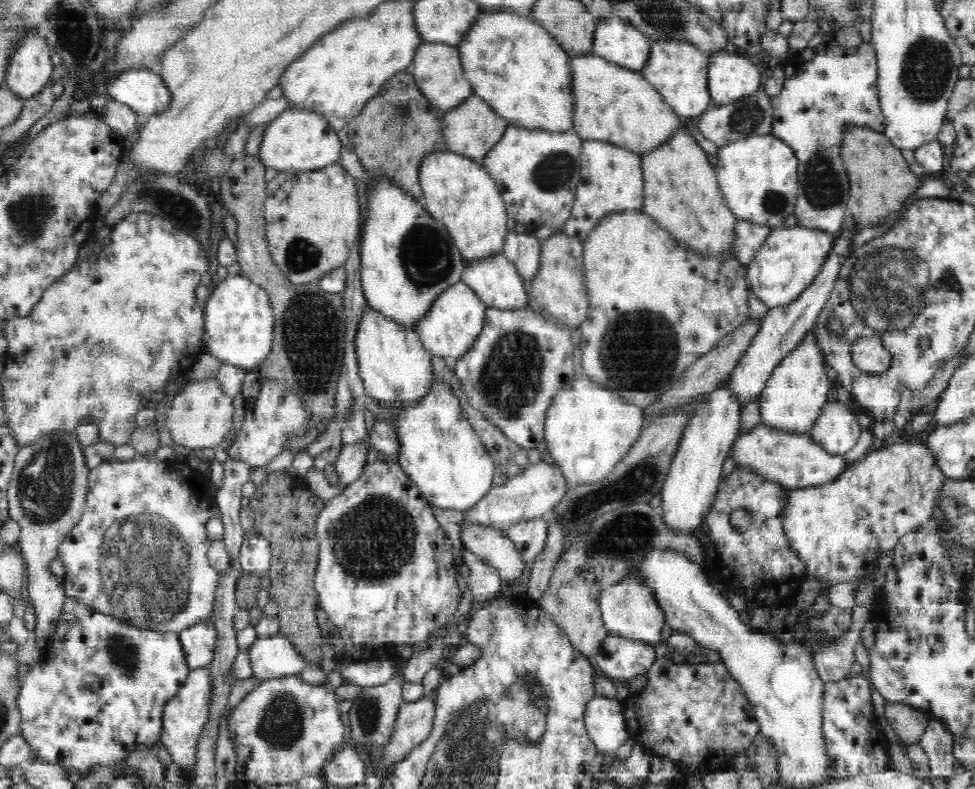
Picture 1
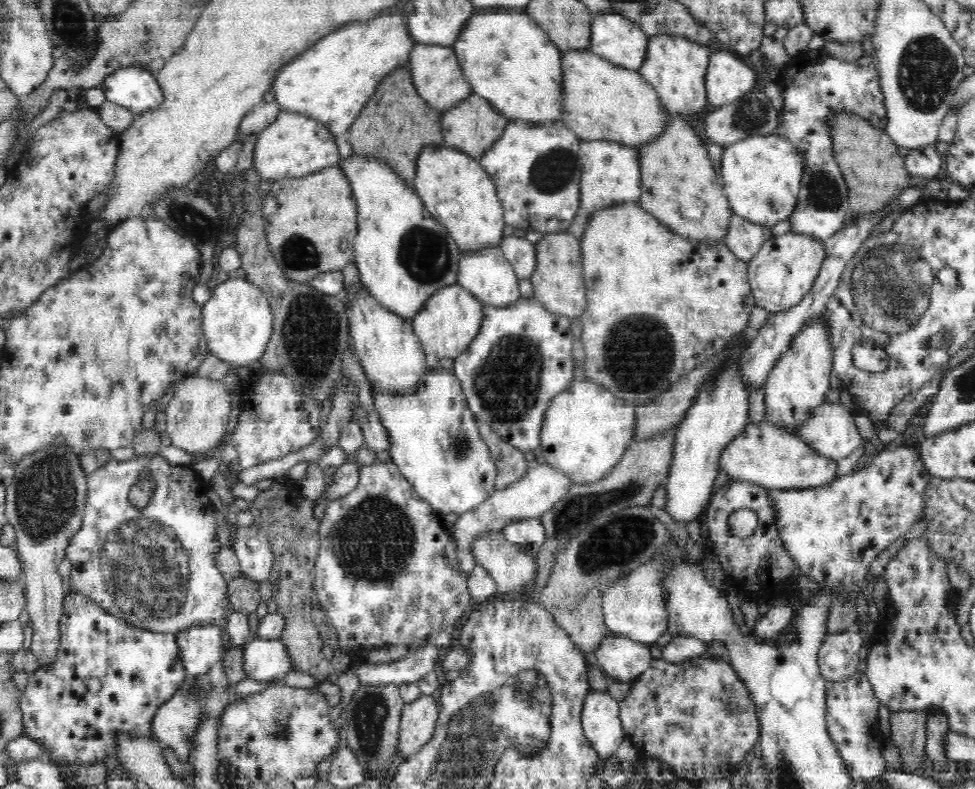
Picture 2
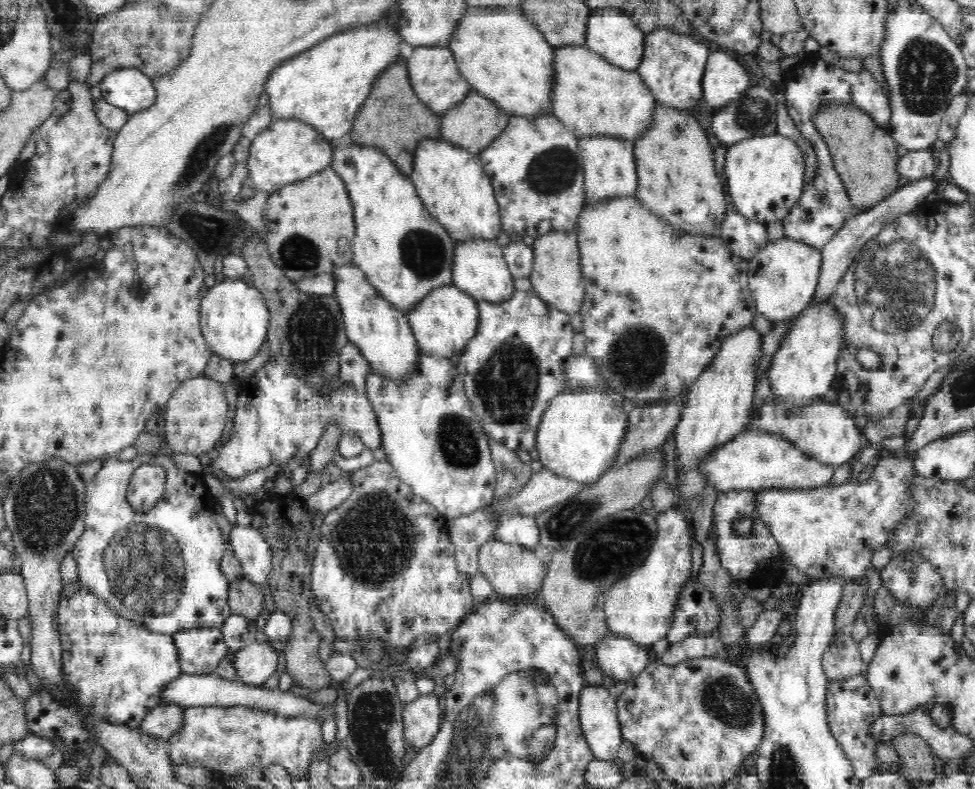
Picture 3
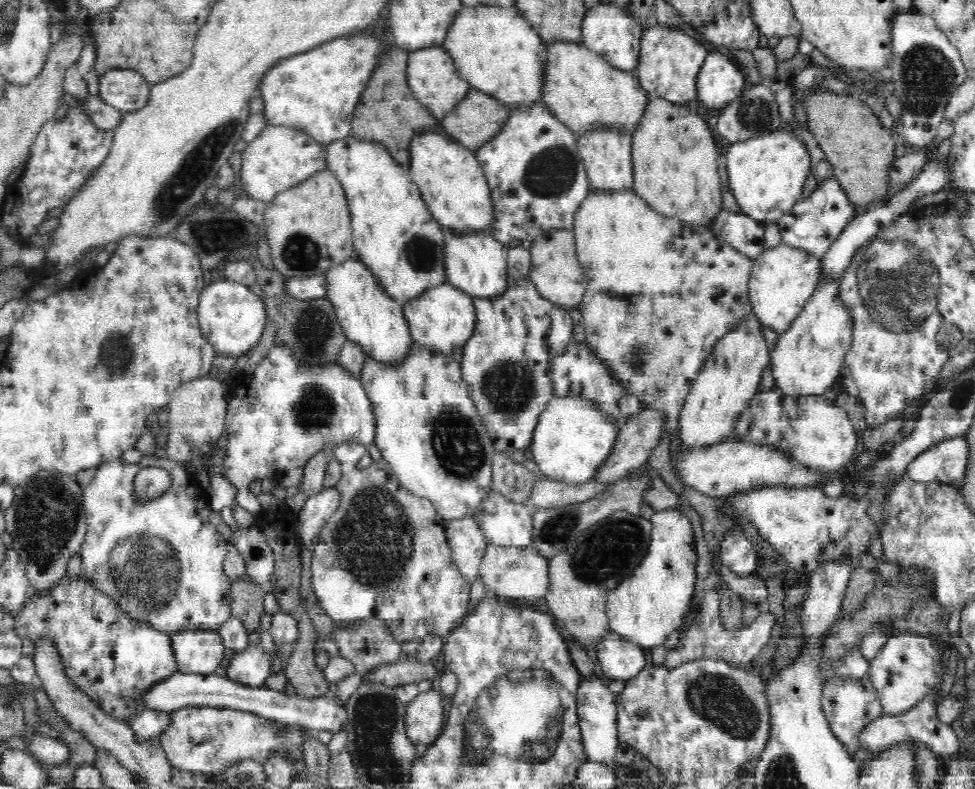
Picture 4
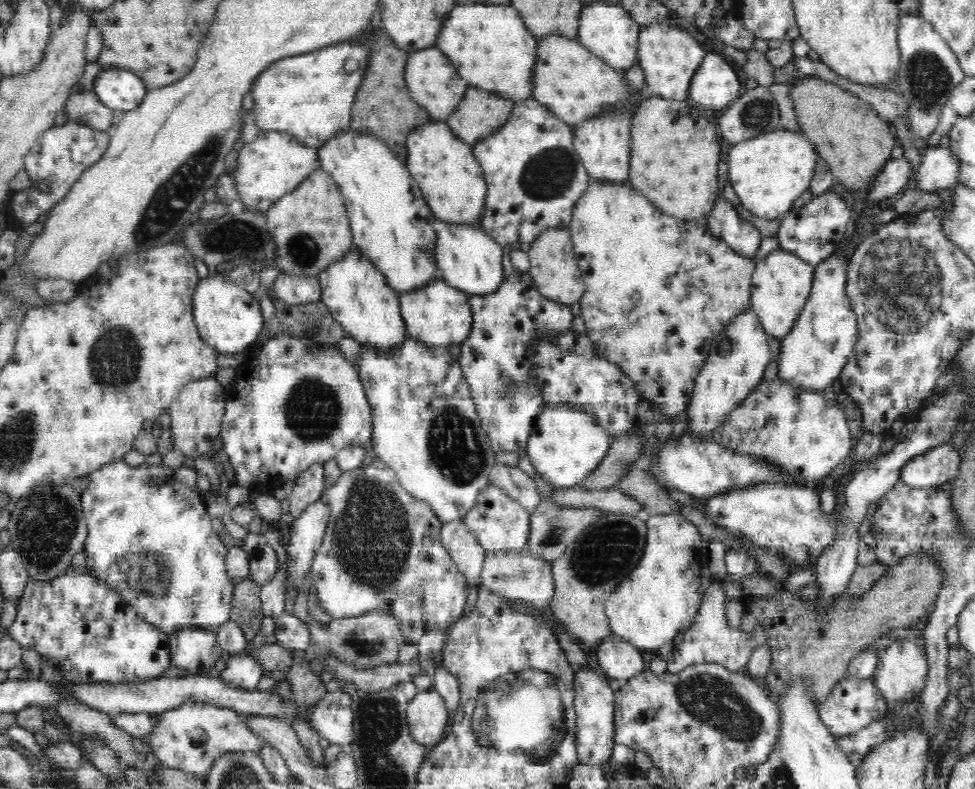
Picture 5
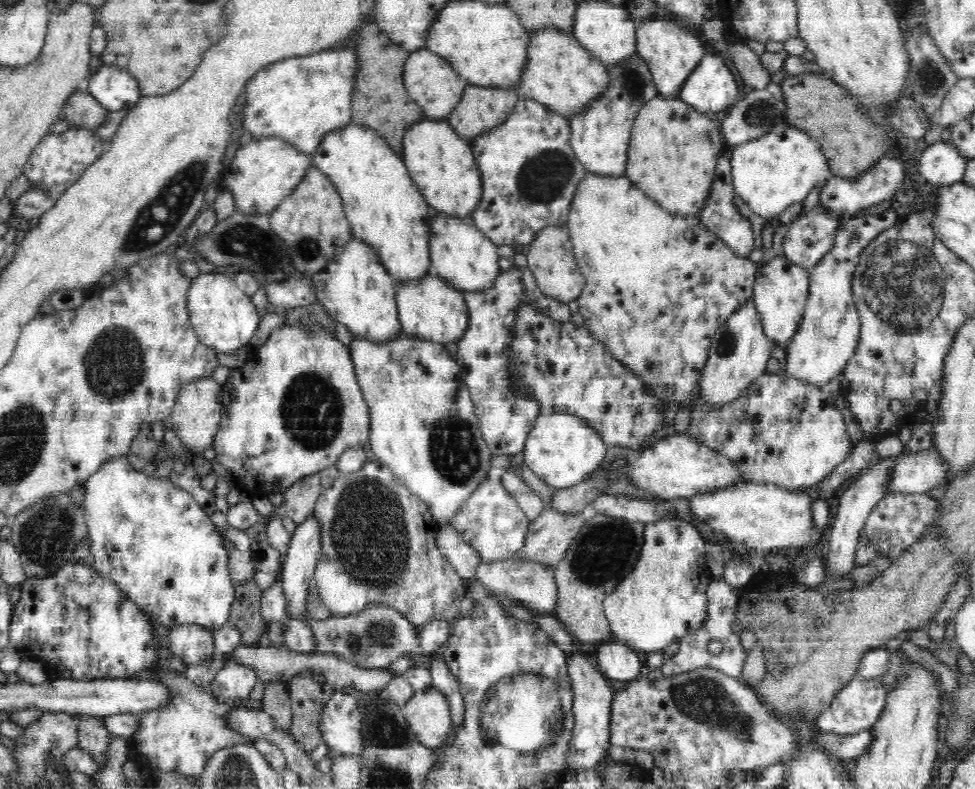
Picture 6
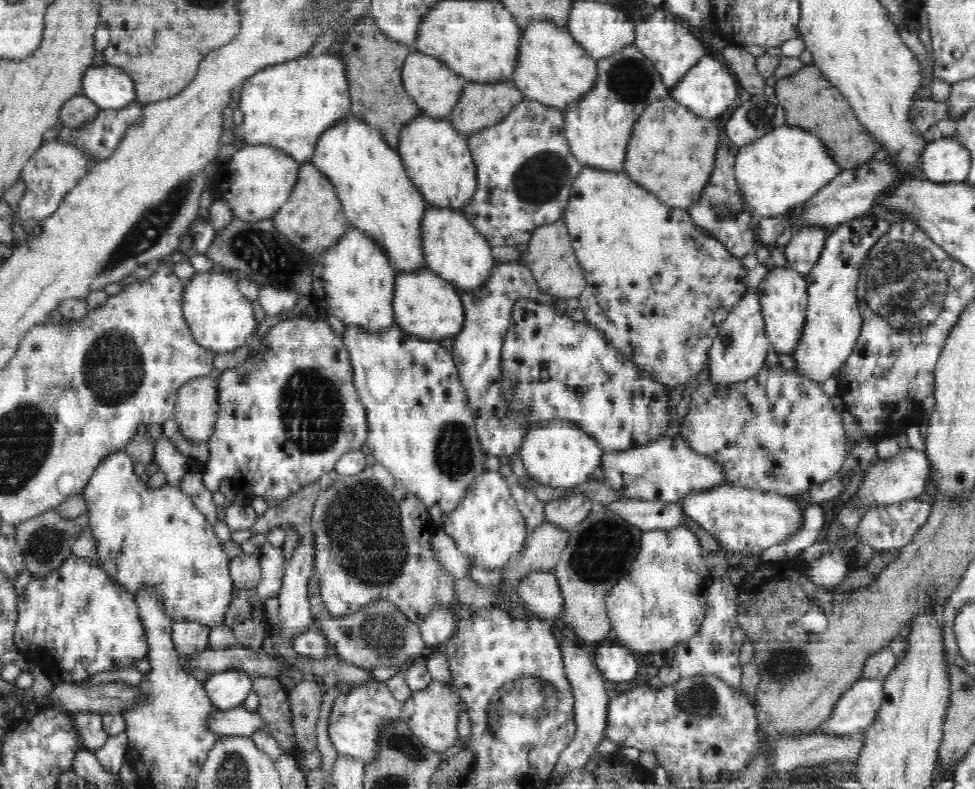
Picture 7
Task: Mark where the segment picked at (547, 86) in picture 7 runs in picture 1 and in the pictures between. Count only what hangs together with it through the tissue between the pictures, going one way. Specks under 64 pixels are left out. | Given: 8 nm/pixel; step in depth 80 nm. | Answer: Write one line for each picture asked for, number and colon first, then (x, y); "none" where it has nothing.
1: (614, 104)
2: (603, 101)
3: (591, 97)
4: (584, 91)
5: (569, 80)
6: (563, 75)

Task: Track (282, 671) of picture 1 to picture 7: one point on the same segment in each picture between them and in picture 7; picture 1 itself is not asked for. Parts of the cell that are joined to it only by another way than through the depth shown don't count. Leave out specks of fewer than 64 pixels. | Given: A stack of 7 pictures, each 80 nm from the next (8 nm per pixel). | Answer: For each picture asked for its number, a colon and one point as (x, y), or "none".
2: (264, 659)
3: (255, 663)
4: (250, 667)
5: (242, 671)
6: (233, 680)
7: (228, 689)

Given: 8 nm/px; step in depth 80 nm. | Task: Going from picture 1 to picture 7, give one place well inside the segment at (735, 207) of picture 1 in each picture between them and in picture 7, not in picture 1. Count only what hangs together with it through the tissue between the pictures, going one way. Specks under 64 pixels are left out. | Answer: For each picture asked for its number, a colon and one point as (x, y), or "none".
2: (761, 175)
3: (764, 174)
4: (766, 173)
5: (769, 172)
6: (770, 173)
7: (782, 170)

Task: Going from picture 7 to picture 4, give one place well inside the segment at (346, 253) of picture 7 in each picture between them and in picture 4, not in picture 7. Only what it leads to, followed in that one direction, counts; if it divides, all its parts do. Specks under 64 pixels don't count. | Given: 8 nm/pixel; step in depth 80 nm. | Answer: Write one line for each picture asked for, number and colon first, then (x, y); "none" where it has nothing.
4: (370, 318)
5: (356, 294)
6: (357, 292)

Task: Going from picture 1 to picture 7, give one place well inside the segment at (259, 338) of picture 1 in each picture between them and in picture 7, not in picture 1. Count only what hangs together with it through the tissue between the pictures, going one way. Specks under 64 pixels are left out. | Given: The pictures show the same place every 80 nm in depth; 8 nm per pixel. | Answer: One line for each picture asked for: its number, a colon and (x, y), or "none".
2: (237, 320)
3: (234, 318)
4: (232, 317)
5: (228, 317)
6: (224, 318)
7: (221, 318)

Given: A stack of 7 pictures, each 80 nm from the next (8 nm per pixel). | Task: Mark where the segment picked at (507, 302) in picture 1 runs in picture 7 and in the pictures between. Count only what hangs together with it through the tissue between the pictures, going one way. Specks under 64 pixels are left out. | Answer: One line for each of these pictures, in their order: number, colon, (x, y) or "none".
2: (487, 274)
3: (479, 269)
4: (476, 263)
5: (468, 259)
6: (461, 254)
7: (453, 249)

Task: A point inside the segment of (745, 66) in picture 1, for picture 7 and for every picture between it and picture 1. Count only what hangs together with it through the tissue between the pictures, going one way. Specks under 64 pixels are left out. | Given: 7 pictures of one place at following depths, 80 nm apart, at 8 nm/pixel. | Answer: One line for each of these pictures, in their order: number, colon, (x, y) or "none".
2: (728, 77)
3: (724, 80)
4: (721, 80)
5: (715, 85)
6: (711, 87)
7: (708, 89)

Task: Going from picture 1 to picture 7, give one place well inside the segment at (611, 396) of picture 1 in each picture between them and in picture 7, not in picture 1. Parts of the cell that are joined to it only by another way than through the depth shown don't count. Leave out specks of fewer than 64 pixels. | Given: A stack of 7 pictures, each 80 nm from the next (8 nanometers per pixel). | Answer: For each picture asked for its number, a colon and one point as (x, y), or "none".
2: (586, 430)
3: (581, 431)
4: (573, 438)
5: (566, 444)
6: (562, 449)
7: (558, 453)

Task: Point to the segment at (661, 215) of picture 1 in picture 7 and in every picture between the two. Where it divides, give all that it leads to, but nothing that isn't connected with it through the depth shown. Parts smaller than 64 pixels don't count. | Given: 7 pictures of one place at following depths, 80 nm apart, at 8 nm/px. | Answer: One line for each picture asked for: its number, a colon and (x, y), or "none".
2: (681, 189)
3: (677, 180)
4: (673, 147)
5: (675, 151)
6: (673, 151)
7: (671, 153)

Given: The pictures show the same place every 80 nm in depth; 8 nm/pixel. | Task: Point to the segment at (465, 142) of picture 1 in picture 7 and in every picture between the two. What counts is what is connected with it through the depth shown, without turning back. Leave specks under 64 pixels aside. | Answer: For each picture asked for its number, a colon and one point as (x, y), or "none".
2: (473, 126)
3: (475, 122)
4: (477, 118)
5: (480, 113)
6: (480, 110)
7: (483, 105)

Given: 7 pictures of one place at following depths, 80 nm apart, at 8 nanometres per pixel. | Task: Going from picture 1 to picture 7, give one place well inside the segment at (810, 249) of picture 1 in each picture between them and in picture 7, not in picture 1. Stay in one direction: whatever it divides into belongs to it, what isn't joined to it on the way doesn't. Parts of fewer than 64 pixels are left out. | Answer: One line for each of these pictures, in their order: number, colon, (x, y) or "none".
2: (783, 271)
3: (783, 276)
4: (783, 278)
5: (781, 283)
6: (781, 289)
7: (783, 292)

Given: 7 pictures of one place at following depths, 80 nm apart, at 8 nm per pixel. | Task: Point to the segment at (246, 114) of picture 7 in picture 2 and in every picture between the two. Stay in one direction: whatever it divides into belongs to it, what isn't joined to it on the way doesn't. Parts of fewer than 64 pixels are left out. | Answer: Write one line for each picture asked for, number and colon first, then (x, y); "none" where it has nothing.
2: (333, 80)
3: (325, 86)
4: (318, 90)
5: (310, 96)
6: (302, 99)

